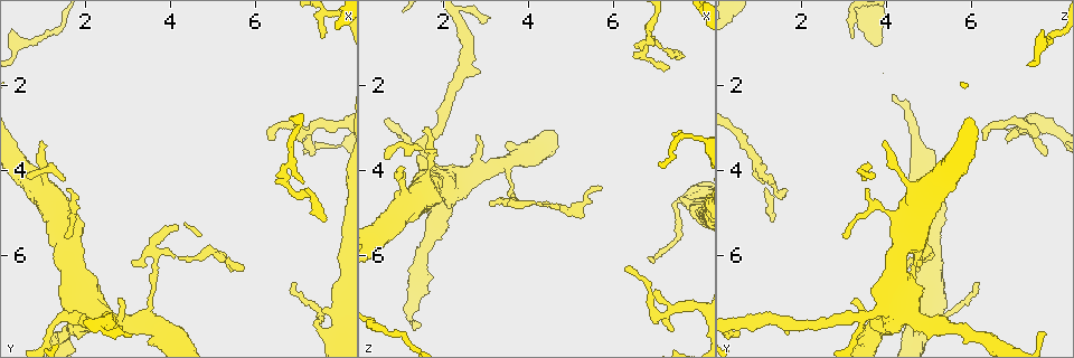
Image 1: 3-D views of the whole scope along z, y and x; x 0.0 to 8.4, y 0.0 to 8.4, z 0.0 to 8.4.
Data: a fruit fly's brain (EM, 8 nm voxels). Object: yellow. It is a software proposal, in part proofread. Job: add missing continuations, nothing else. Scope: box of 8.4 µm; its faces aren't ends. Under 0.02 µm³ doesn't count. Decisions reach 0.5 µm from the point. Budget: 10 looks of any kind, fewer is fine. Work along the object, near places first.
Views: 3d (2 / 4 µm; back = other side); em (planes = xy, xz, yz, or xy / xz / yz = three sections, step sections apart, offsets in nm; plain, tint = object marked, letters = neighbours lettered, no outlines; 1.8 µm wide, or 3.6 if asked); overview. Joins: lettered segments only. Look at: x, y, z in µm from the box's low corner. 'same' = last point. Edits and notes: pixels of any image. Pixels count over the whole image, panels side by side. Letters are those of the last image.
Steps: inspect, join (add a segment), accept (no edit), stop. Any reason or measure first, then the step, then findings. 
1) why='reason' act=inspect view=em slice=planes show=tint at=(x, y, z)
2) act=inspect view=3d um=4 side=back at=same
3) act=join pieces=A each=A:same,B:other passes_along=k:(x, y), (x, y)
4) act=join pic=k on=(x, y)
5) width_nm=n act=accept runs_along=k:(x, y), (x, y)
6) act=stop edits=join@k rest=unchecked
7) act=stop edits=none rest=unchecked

why='branch stops here' act=inspect view=em slice=planes show=letters at=(7.60, 7.30, 4.65)

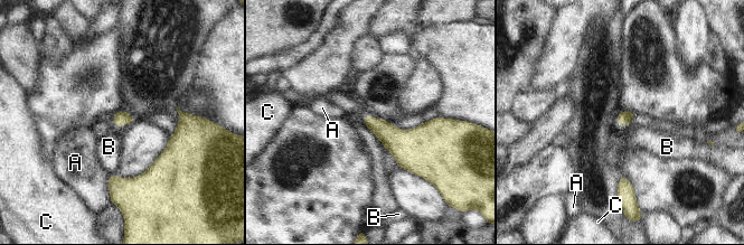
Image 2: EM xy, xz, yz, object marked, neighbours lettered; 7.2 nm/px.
longest_contact=A:170nm act=accept each=A:other,B:other,C:other border=2:(109, 173), (116, 175) found='none of them fits'

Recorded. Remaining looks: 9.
why='free end' act=inspect view=3d um=2 at=(4.15, 5.35, 4.80)

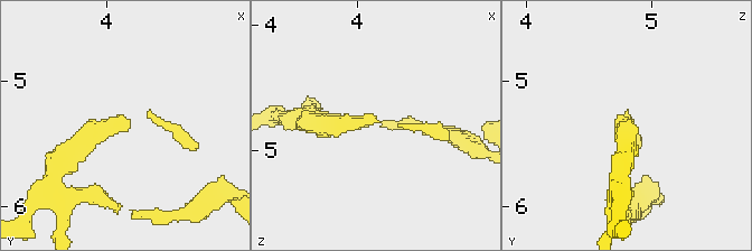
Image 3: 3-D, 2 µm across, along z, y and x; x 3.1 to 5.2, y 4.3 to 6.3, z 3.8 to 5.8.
act=inspect view=em slice=xy step=4 show=letters at=(4.16, 5.30, 4.74)

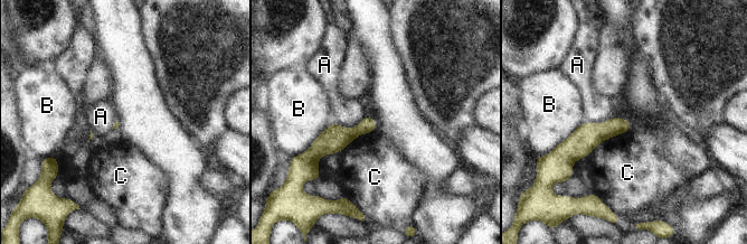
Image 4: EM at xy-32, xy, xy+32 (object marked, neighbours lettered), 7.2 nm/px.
act=inspect view=em slice=planes show=letters at=same

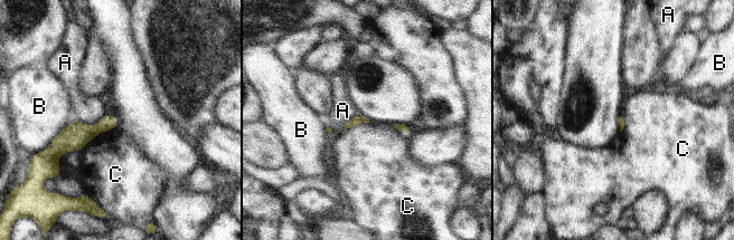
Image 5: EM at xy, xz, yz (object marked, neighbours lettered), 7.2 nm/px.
act=accept each=A:other,B:other,C:other border=5:(369, 122), (363, 122), (345, 130) found='no lettered segment goes on from it'

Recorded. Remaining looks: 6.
why='an open end' act=inspect view=3d um=4 at=(0.95, 3.25, 4.00)

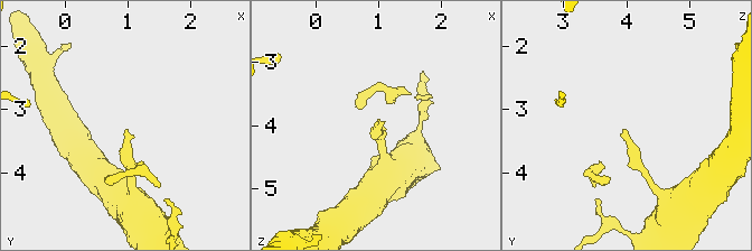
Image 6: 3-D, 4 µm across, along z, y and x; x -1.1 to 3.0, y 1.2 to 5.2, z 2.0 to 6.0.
act=inspect view=em slice=planes show=letters at=(1.00, 3.30, 3.95)

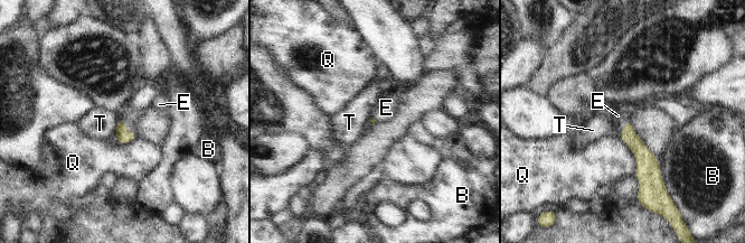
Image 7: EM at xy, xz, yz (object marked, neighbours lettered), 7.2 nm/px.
act=join pieces=E each=B:other,E:same,Q:other,T:other passes_along=7:(123, 136), (125, 128), (131, 117) found='the cell continues'

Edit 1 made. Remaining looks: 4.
why='see it whole again' act=inspect view=overview

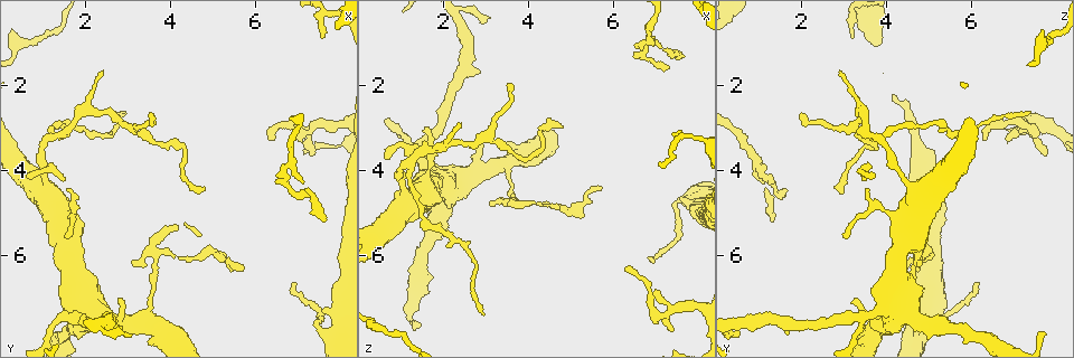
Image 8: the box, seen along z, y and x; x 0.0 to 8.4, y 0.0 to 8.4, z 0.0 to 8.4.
why='an open end' act=inspect view=3d um=4 at=(1.30, 7.90, 7.75)

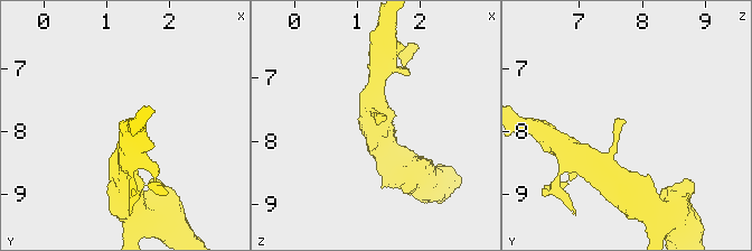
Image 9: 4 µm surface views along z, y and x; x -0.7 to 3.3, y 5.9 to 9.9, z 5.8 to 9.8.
act=inspect view=em um=3.6 slice=planes show=letters at=(1.30, 7.85, 7.75)

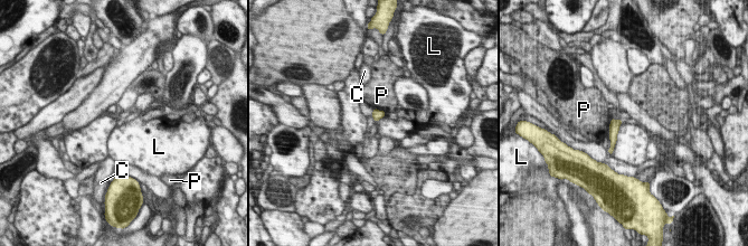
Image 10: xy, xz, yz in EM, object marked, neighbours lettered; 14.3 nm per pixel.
act=accept each=C:other,L:other,P:other border=10:(621, 125), (612, 154) found='none of them fits'

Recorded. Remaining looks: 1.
act=stop edits=join@7 rest=unchecked

